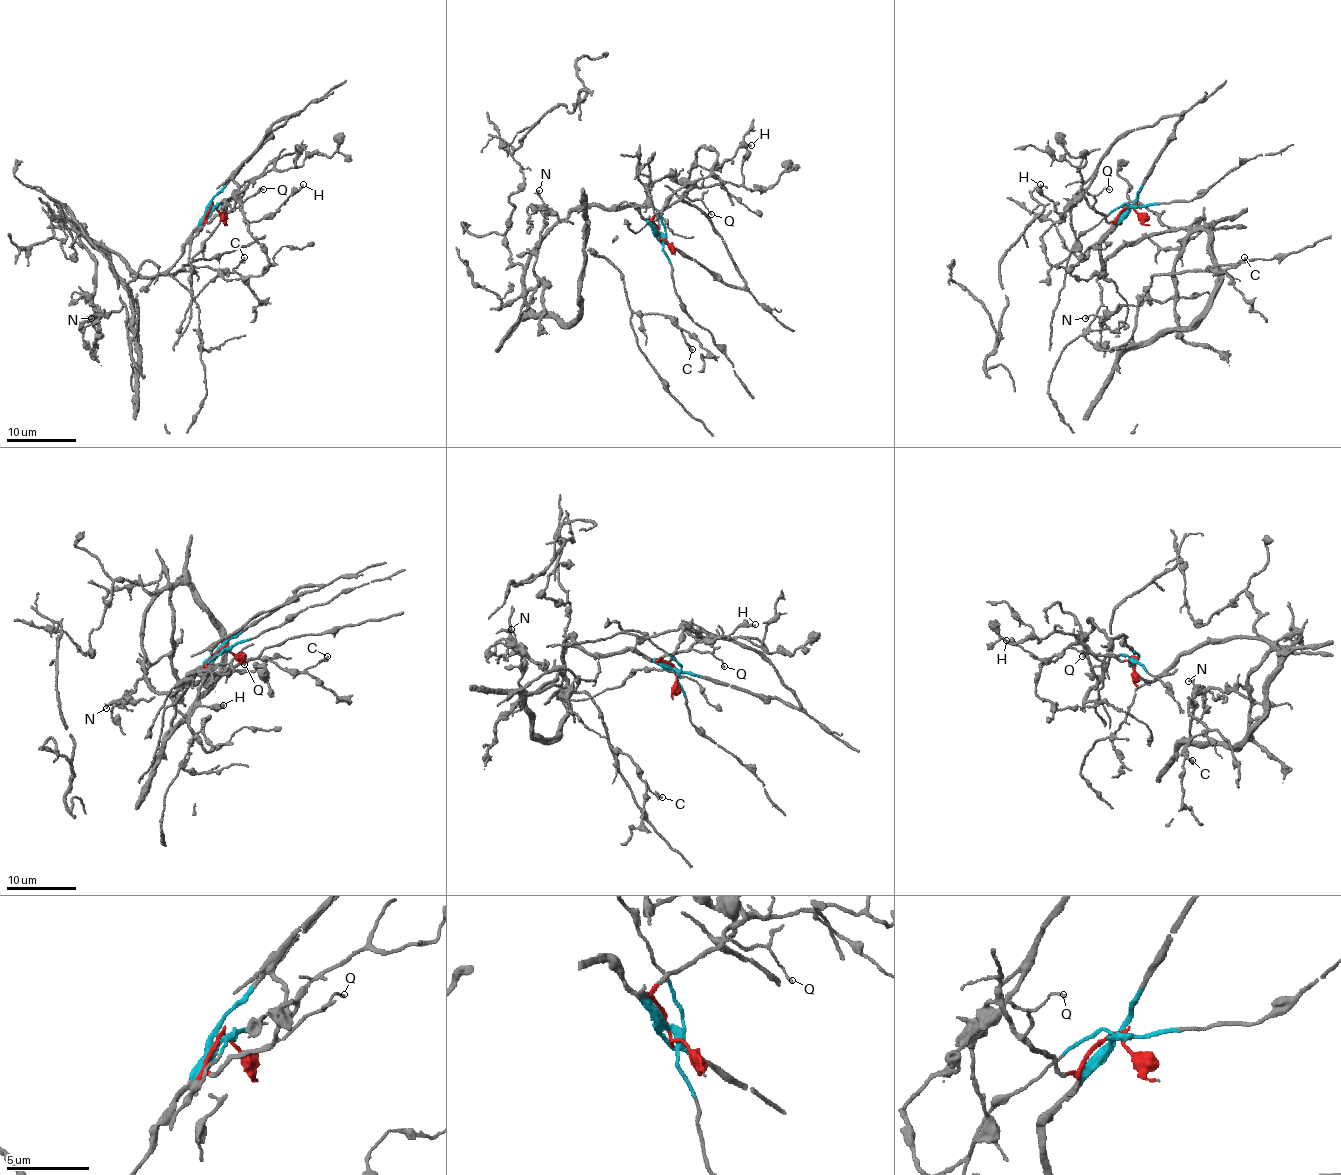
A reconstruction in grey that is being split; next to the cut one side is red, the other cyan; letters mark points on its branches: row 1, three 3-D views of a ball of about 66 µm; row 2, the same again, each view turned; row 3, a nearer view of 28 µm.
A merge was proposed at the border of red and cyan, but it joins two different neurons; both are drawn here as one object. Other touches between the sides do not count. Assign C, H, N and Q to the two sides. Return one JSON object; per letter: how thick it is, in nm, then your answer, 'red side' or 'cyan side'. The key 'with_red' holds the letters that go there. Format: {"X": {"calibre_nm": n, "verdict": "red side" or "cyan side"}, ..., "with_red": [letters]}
{"C": {"calibre_nm": 220, "verdict": "cyan side"}, "H": {"calibre_nm": 170, "verdict": "cyan side"}, "N": {"calibre_nm": 200, "verdict": "cyan side"}, "Q": {"calibre_nm": 140, "verdict": "red side"}, "with_red": ["Q"]}

